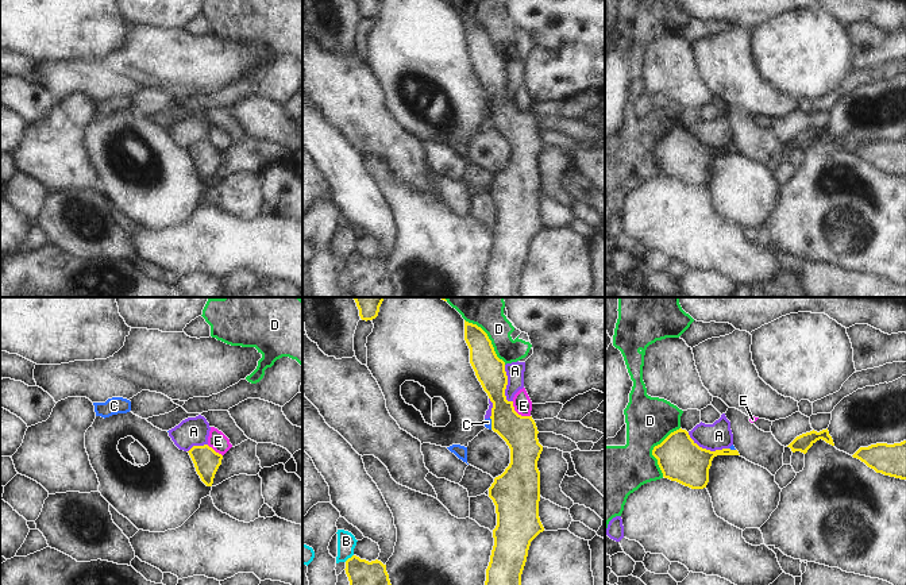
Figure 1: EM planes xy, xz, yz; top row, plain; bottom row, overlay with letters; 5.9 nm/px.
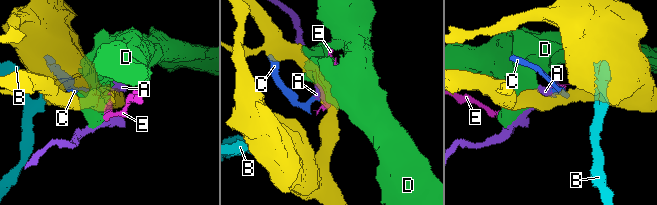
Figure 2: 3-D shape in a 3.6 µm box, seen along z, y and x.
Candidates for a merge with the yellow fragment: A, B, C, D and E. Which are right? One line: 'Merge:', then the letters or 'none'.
Merge: none

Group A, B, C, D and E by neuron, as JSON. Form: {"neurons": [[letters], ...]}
{"neurons": [["A", "C"], ["B"], ["D"], ["E"]]}

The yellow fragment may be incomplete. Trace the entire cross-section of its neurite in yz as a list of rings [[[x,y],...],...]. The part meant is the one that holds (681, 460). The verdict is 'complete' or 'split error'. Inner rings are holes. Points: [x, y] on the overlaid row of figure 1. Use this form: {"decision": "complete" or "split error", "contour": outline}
{"decision": "complete", "contour": [[[679,428],[655,446],[652,455],[658,459],[664,478],[691,489],[703,489],[709,482],[709,469],[714,457],[740,454],[730,449],[716,451],[702,449],[686,430]]]}

